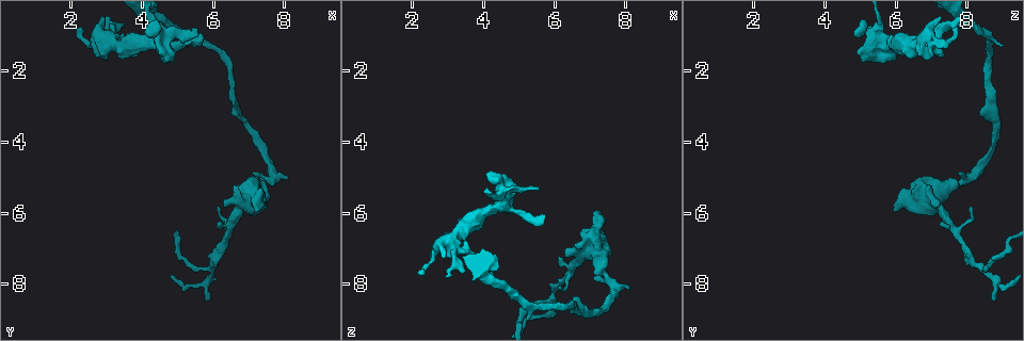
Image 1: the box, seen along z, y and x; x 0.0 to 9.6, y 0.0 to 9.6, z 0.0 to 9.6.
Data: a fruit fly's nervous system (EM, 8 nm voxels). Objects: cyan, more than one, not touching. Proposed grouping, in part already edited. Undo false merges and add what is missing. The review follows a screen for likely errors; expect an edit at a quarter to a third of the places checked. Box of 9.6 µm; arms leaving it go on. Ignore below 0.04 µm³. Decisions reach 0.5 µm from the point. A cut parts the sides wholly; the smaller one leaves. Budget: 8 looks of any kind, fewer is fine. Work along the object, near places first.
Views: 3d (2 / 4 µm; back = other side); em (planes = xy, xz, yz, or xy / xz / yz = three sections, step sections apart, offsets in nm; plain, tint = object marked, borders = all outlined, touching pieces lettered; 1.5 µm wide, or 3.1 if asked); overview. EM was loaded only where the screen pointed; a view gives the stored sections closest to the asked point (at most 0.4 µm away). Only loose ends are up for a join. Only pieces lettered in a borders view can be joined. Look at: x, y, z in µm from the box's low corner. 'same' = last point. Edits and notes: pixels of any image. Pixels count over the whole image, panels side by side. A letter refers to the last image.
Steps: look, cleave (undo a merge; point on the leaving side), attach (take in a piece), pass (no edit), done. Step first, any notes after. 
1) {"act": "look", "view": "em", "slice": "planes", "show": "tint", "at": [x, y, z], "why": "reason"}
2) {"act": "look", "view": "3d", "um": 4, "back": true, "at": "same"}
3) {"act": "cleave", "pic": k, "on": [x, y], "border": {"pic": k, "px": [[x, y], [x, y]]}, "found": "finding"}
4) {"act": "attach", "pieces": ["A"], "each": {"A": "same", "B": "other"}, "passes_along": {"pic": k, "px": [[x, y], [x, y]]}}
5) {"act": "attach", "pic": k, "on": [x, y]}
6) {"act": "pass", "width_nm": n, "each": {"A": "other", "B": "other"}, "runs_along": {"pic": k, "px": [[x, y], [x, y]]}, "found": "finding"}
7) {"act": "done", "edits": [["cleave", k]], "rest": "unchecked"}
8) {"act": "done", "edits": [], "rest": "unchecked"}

{"act": "look", "view": "em", "slice": "planes", "show": "borders", "at": [5.80, 8.50, 8.70]}

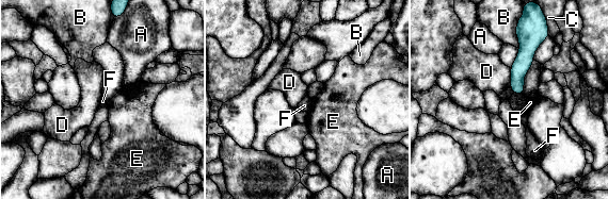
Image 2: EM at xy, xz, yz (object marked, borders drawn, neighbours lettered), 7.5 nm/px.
{"act": "pass", "each": {"A": "other", "B": "other", "C": "other", "D": "other", "E": "other", "F": "other"}, "runs_along": {"pic": 2, "px": [[524, 35], [518, 92]]}, "found": "none of them fits"}

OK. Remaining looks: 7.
{"act": "look", "view": "em", "slice": "planes", "show": "borders", "at": [6.30, 5.80, 7.25], "why": "an open end"}

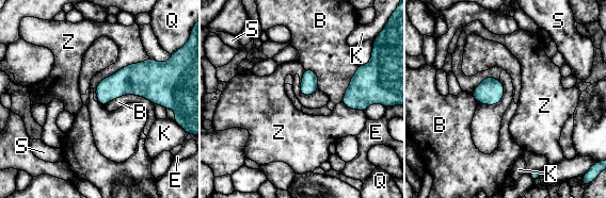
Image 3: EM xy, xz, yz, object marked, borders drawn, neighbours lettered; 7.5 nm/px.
{"act": "pass", "each": {"B": "other", "E": "other", "K": "other", "Q": "other", "S": "other", "Z": "other"}, "border": {"pic": 3, "px": [[148, 56], [105, 77], [97, 101]]}, "found": "none of them fits"}

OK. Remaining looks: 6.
{"act": "look", "view": "em", "slice": "planes", "show": "borders", "at": [3.90, 1.50, 7.35], "why": "free end"}

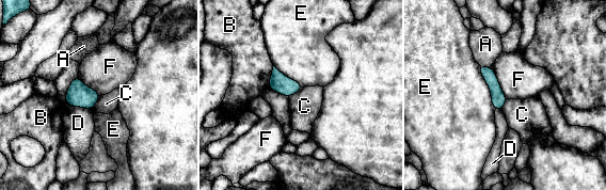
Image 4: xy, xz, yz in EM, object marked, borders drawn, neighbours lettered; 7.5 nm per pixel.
{"act": "attach", "pieces": ["D"], "each": {"A": "other", "B": "other", "C": "other", "D": "same", "E": "other", "F": "other"}, "found": "it goes on there"}

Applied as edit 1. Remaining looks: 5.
{"act": "done", "edits": [["attach", 4]], "rest": "unchecked"}

